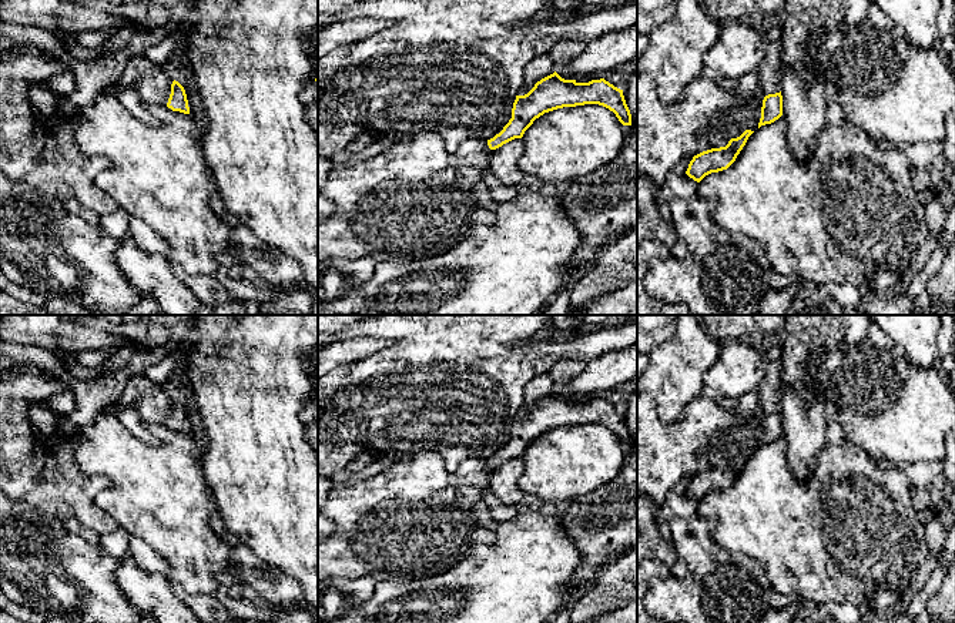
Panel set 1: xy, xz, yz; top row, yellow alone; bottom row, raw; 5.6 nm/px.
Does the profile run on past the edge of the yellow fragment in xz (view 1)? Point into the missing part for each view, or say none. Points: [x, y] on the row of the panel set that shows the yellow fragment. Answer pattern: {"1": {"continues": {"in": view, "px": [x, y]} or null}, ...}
{"1": {"continues": null}}

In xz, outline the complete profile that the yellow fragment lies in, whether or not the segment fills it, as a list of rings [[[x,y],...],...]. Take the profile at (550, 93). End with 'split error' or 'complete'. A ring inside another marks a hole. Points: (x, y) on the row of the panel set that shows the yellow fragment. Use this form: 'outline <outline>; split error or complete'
outline [[[554,71],[537,81],[527,94],[516,96],[512,118],[499,134],[487,140],[487,145],[496,150],[515,138],[522,138],[533,121],[544,113],[584,104],[603,105],[613,111],[623,125],[631,125],[631,114],[623,90],[604,78],[577,83],[564,80]]]; complete

